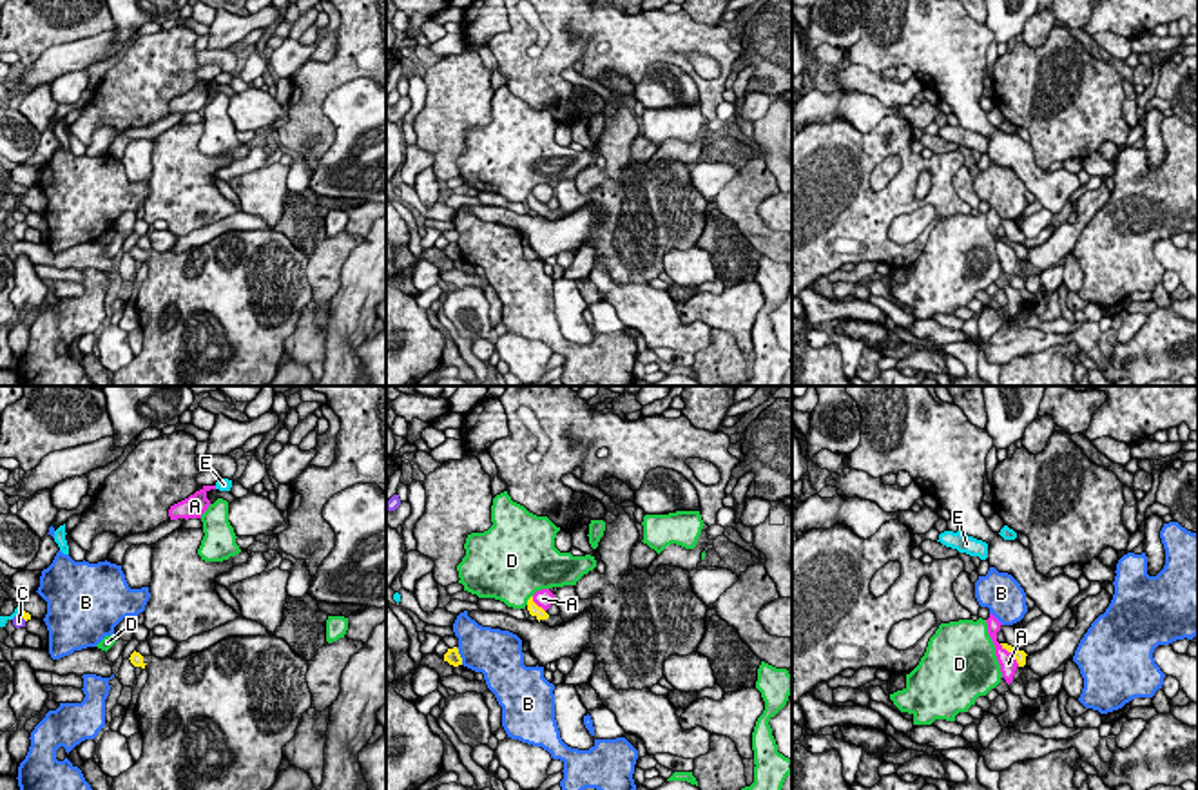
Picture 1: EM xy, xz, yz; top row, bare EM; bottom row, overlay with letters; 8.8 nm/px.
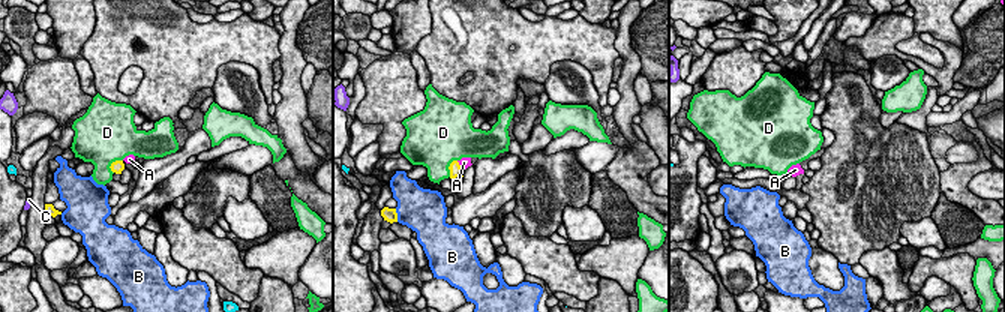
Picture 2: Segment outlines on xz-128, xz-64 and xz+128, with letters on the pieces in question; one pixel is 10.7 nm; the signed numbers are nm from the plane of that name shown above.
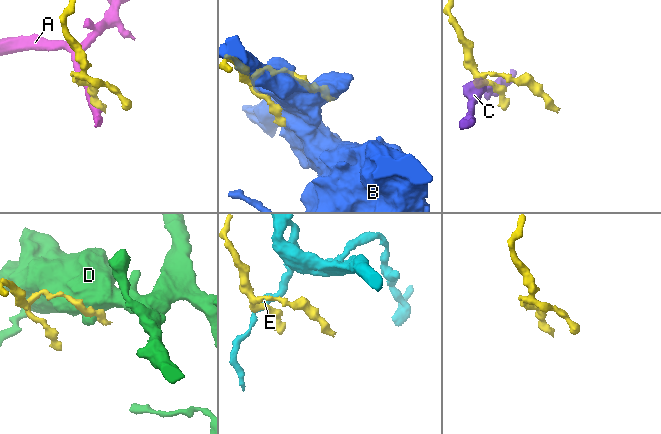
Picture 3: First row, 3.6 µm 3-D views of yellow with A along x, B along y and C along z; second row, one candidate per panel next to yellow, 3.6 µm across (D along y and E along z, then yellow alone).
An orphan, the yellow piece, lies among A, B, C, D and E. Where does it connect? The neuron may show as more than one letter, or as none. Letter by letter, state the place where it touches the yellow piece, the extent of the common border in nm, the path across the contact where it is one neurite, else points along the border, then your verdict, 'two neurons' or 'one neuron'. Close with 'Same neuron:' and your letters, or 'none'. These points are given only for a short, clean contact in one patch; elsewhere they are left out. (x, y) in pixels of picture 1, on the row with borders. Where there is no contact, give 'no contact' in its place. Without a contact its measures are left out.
A: yz (1012, 653) | 280 nm | along yz (999, 644), (1019, 665) | two neurons
B: xz (459, 656) | 170 nm | two neurons
C: xy (22, 616) | 100 nm | two neurons
D: xz (528, 600) | 110 nm | along xz (531, 595), (526, 604) | two neurons
E: xy (20, 613) | 70 nm | along xy (20, 609), (17, 615) | two neurons
Same neuron: none

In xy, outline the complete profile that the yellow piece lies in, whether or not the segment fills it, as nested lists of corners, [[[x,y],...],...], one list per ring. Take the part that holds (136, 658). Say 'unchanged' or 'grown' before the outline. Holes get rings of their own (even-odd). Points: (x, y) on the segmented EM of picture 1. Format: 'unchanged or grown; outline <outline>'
grown; outline [[[232,636],[183,660],[130,654],[130,663],[149,670],[136,703],[143,754],[114,777],[111,790],[268,790],[283,761],[283,747],[295,736],[312,707],[306,683],[308,661],[274,636]]]

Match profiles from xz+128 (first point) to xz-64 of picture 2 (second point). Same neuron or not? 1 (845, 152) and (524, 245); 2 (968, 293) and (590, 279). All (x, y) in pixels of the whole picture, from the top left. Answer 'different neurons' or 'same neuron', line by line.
1: different neurons
2: different neurons

